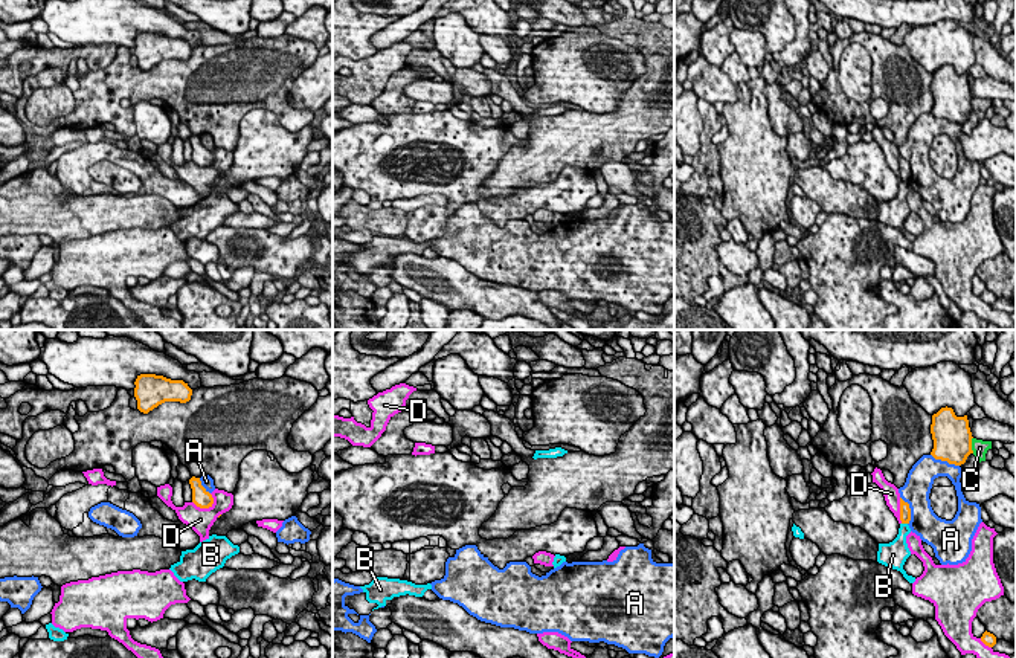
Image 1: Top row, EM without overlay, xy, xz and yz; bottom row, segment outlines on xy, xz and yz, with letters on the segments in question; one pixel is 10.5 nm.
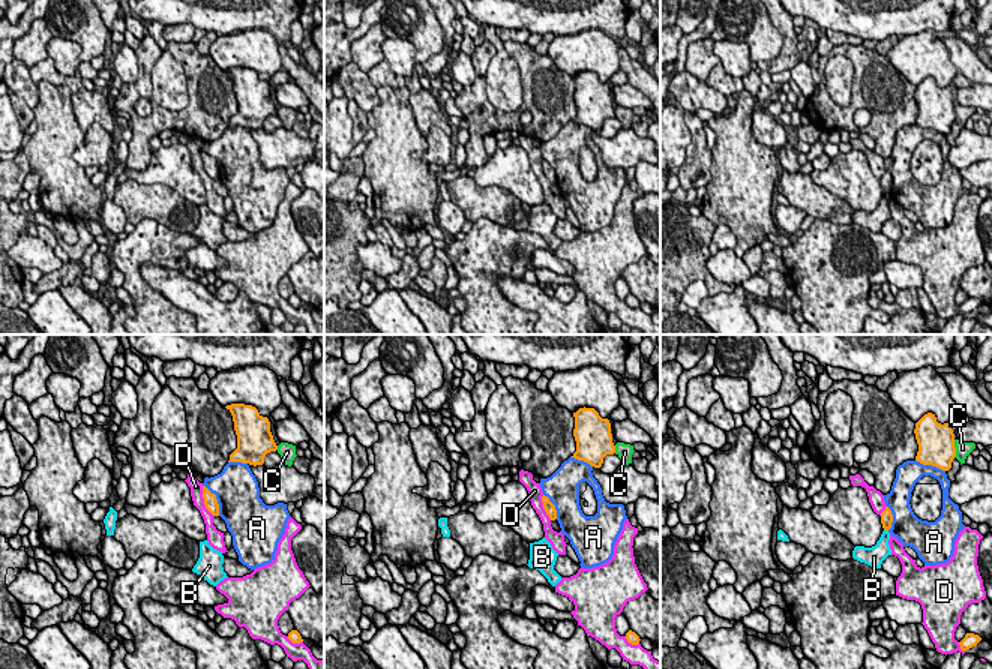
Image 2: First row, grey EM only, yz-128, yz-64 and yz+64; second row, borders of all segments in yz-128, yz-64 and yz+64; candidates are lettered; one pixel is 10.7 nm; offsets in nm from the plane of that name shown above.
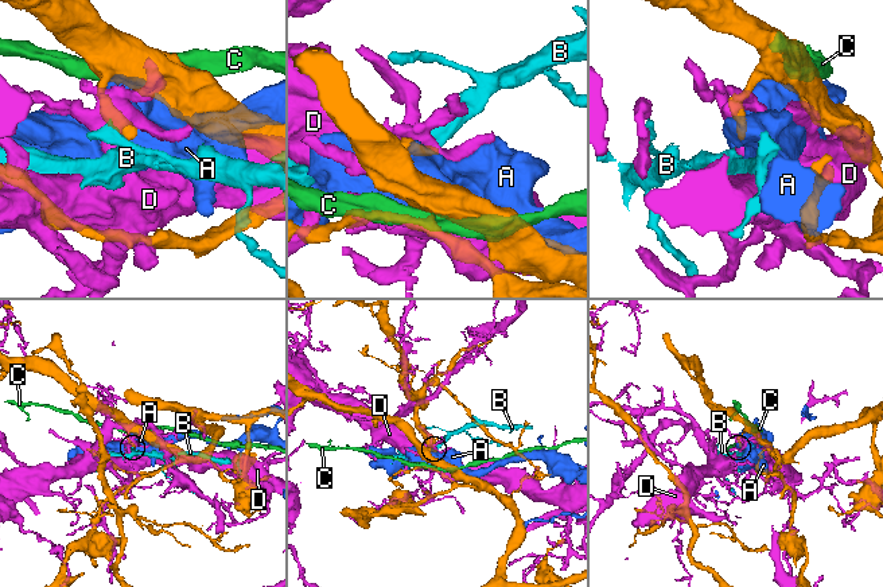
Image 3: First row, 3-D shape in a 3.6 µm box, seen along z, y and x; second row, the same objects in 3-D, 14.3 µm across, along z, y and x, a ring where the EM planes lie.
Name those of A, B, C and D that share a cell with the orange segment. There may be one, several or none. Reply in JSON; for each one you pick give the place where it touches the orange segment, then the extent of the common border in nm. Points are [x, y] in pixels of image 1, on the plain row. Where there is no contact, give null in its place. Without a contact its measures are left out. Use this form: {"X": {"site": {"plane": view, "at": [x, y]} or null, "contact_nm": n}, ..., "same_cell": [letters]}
{"same_cell": []}

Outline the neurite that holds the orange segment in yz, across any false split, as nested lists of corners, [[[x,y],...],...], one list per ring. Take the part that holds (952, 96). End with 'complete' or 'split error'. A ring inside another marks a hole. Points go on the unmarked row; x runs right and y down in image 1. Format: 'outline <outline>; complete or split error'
outline [[[941,66],[932,73],[931,92],[934,107],[931,113],[935,118],[961,124],[972,108],[972,90],[967,73],[957,75],[952,66]]]; complete

